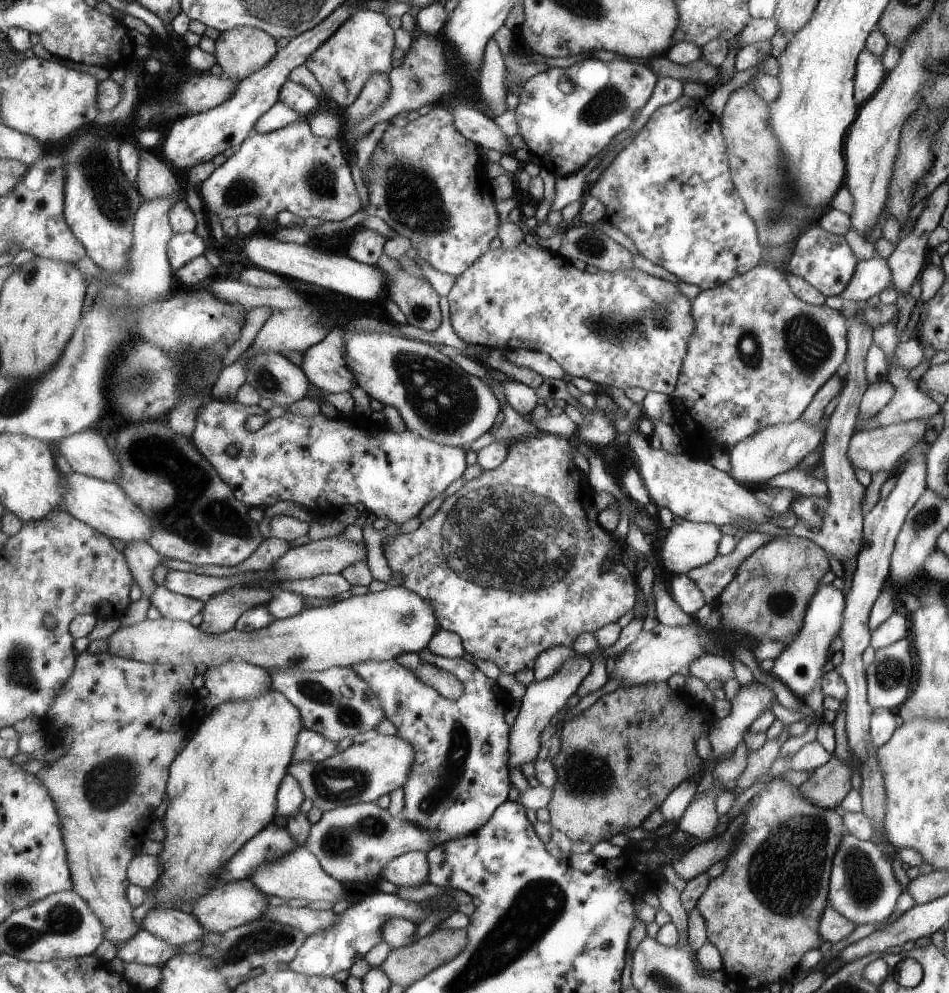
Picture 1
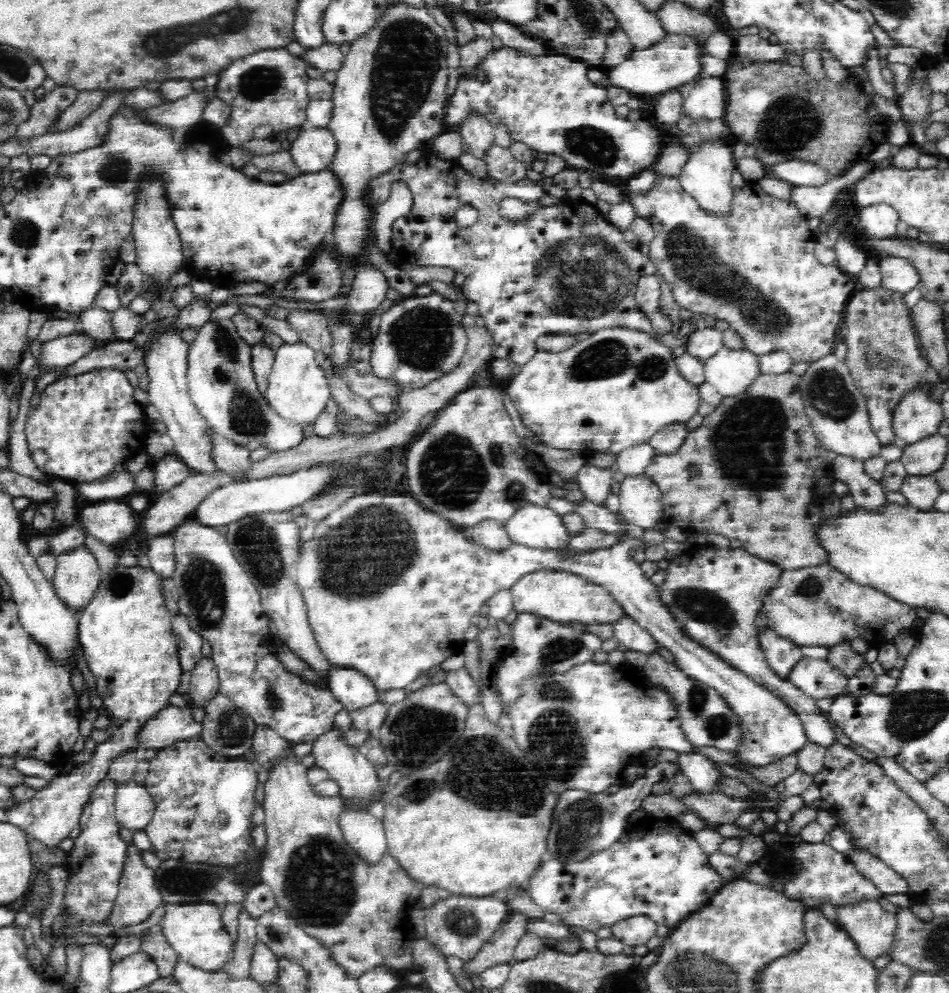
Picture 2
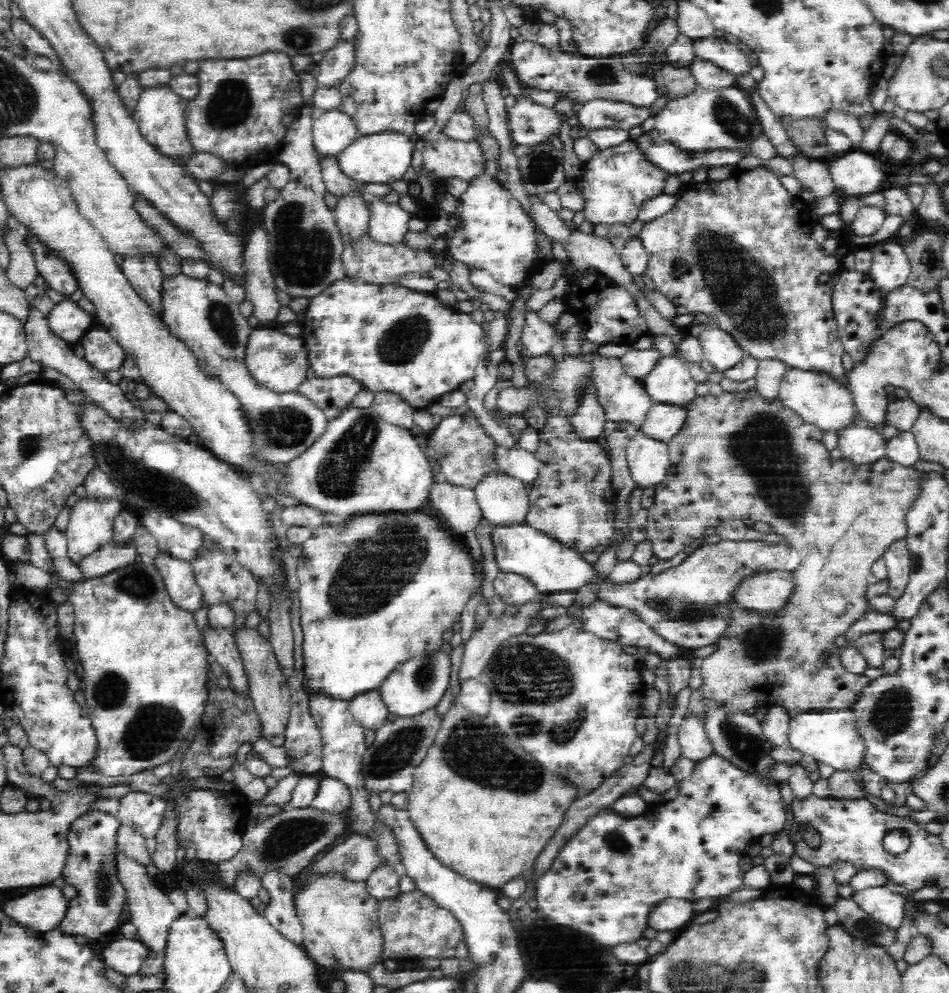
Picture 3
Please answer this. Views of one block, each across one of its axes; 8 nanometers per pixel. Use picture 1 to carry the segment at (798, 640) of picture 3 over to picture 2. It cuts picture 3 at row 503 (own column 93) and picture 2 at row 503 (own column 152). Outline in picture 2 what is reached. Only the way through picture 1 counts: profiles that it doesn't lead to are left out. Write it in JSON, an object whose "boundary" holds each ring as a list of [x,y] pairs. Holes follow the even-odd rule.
{"boundary":[[[790,371],[781,375],[761,374],[738,396],[722,397],[716,412],[704,417],[702,426],[693,430],[694,434],[688,433],[672,456],[655,453],[644,476],[661,490],[664,523],[680,529],[692,528],[696,533],[704,530],[704,534],[722,535],[783,571],[827,562],[826,551],[812,532],[814,524],[820,522],[820,506],[812,500],[812,492],[816,478],[831,472],[828,462],[837,455],[826,450],[816,438],[801,397],[800,380],[798,374]]]}

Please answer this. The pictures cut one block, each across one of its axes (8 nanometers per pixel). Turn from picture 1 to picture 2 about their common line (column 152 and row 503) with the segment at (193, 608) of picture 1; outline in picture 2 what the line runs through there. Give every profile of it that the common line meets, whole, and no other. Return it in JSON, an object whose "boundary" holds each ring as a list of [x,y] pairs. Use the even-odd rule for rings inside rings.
{"boundary":[[[586,461],[580,474],[578,474],[578,485],[580,491],[586,498],[585,501],[606,508],[605,503],[611,494],[613,482],[612,473],[609,469],[600,469]]]}

